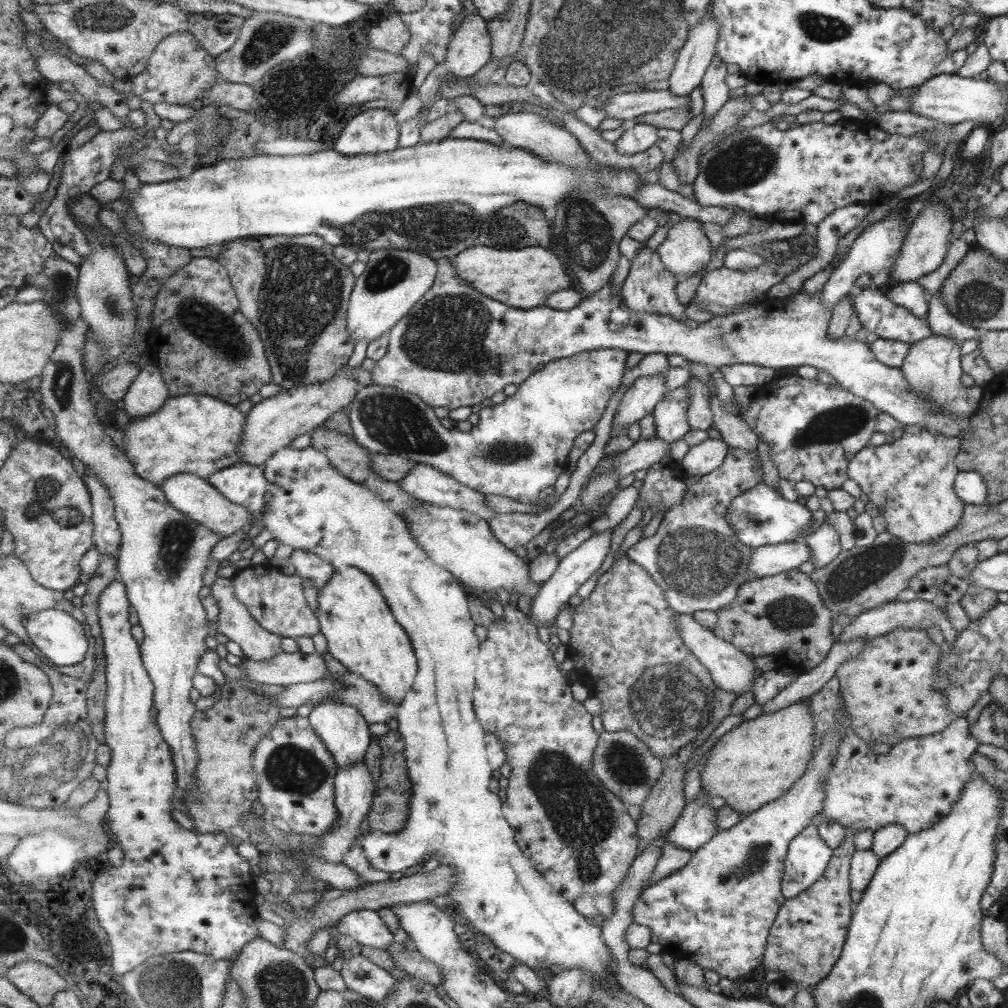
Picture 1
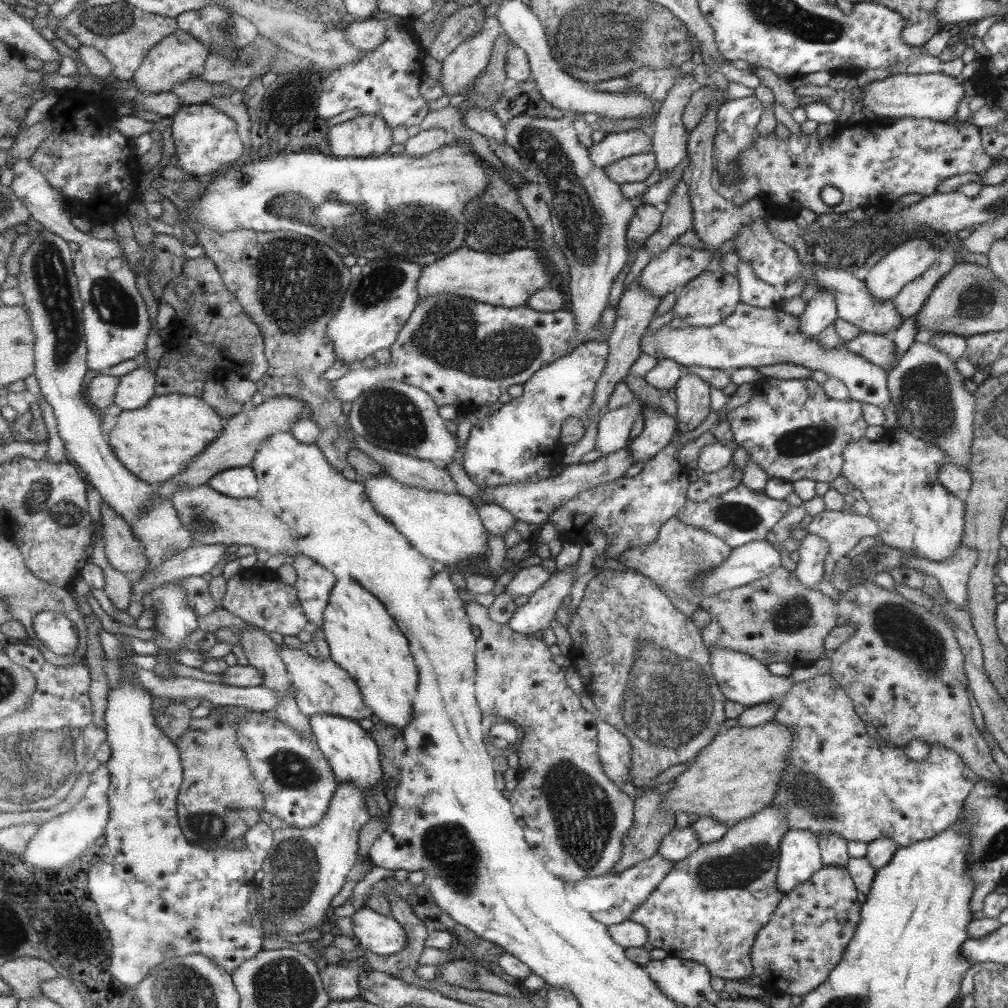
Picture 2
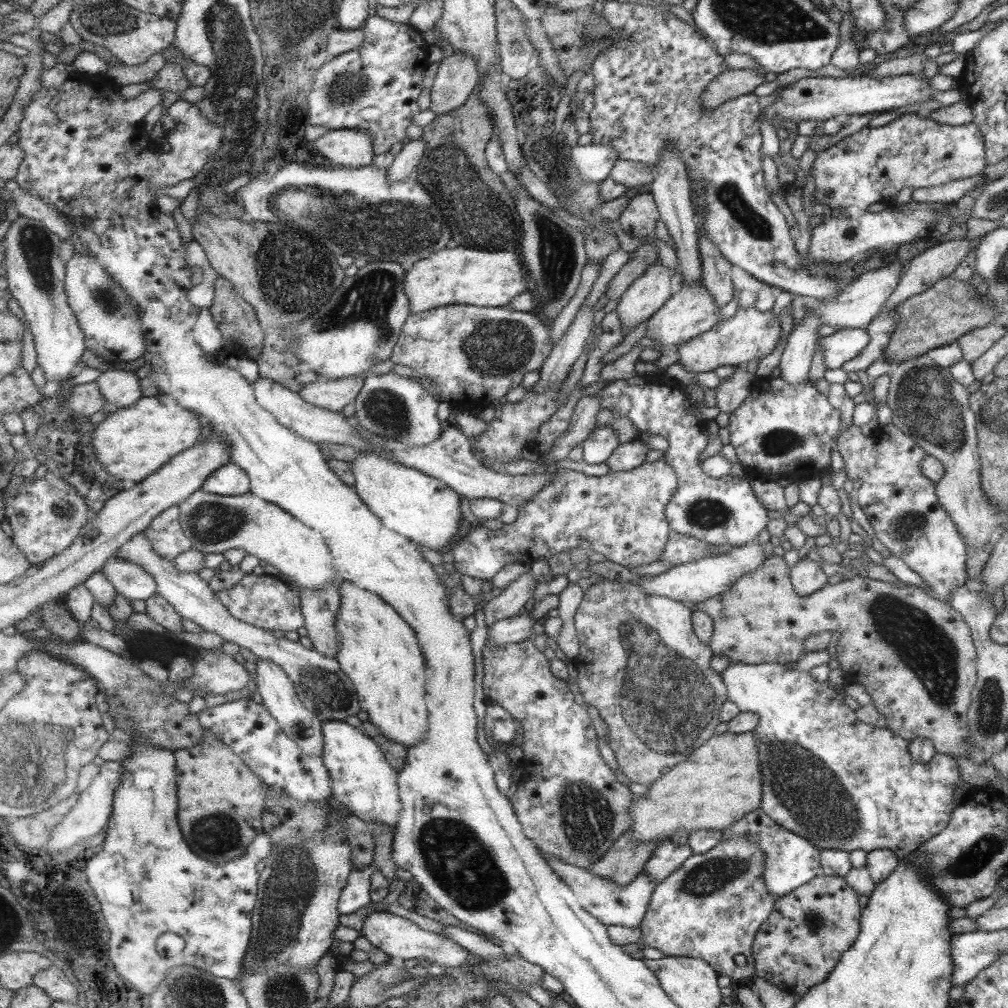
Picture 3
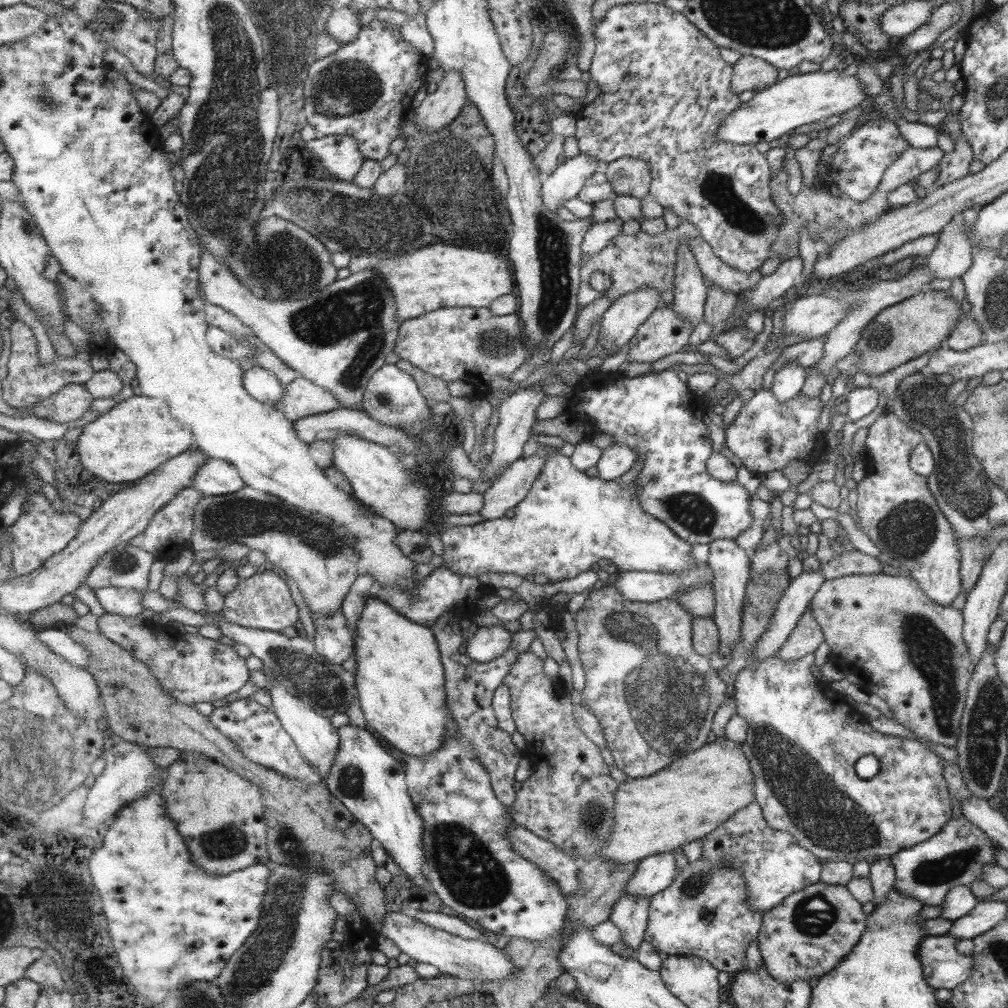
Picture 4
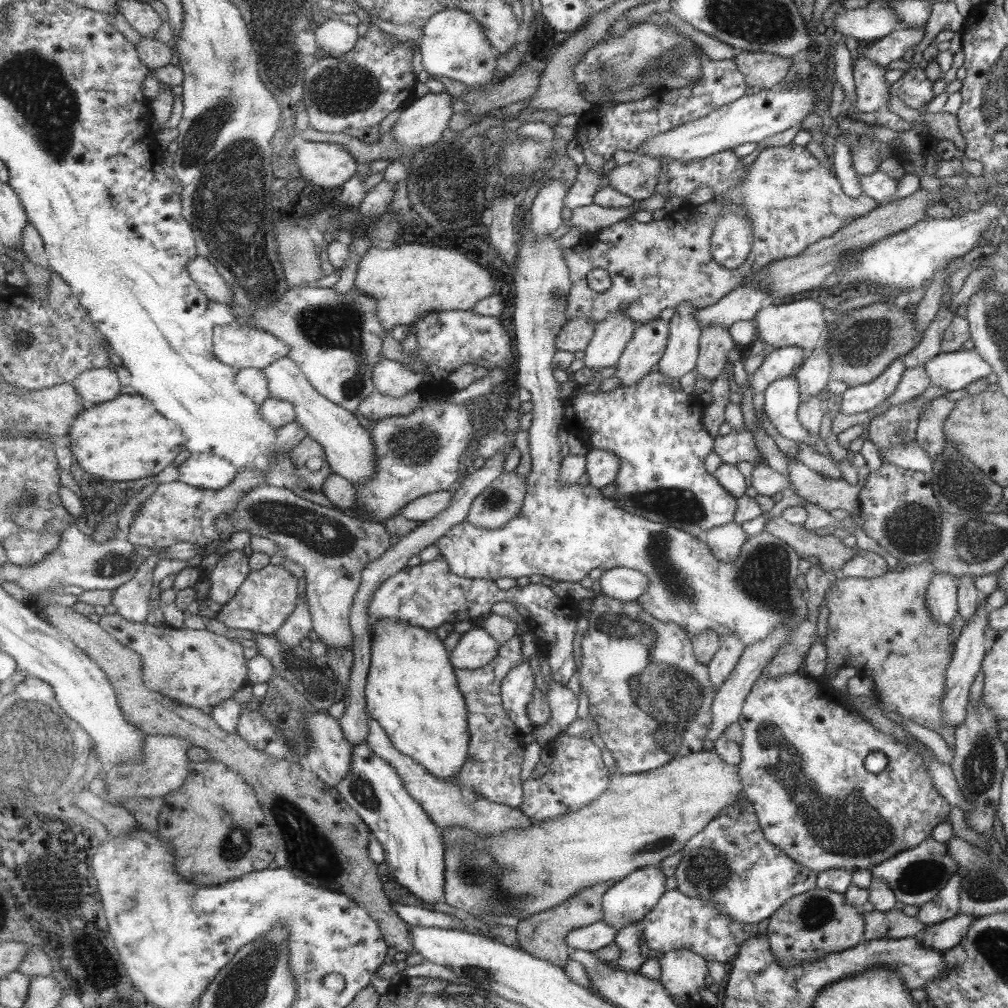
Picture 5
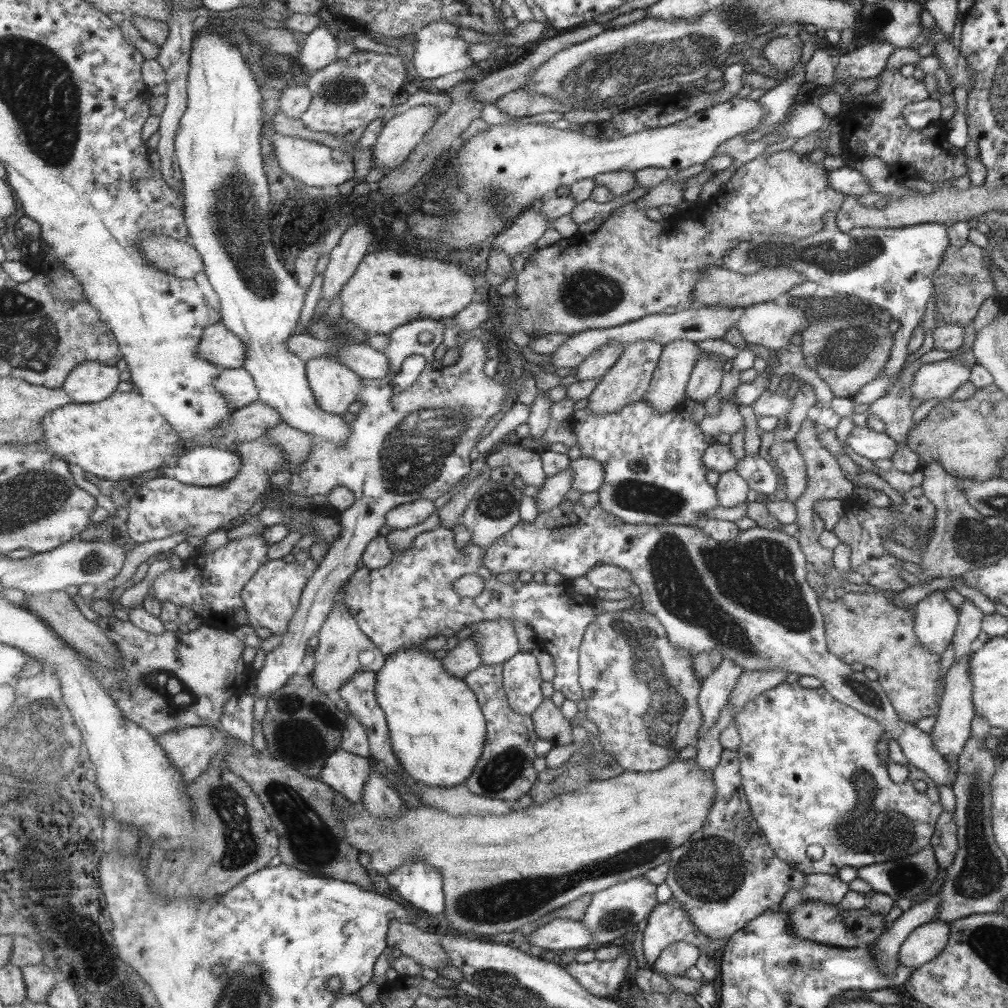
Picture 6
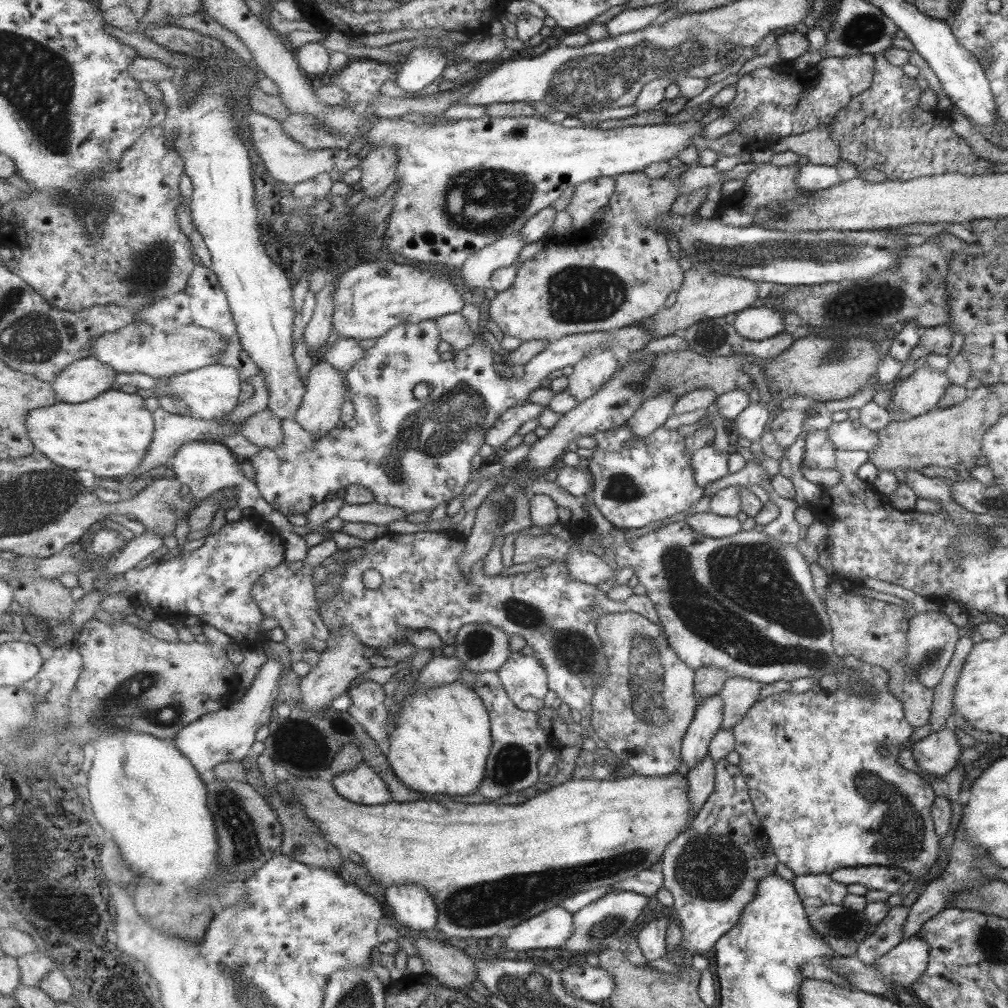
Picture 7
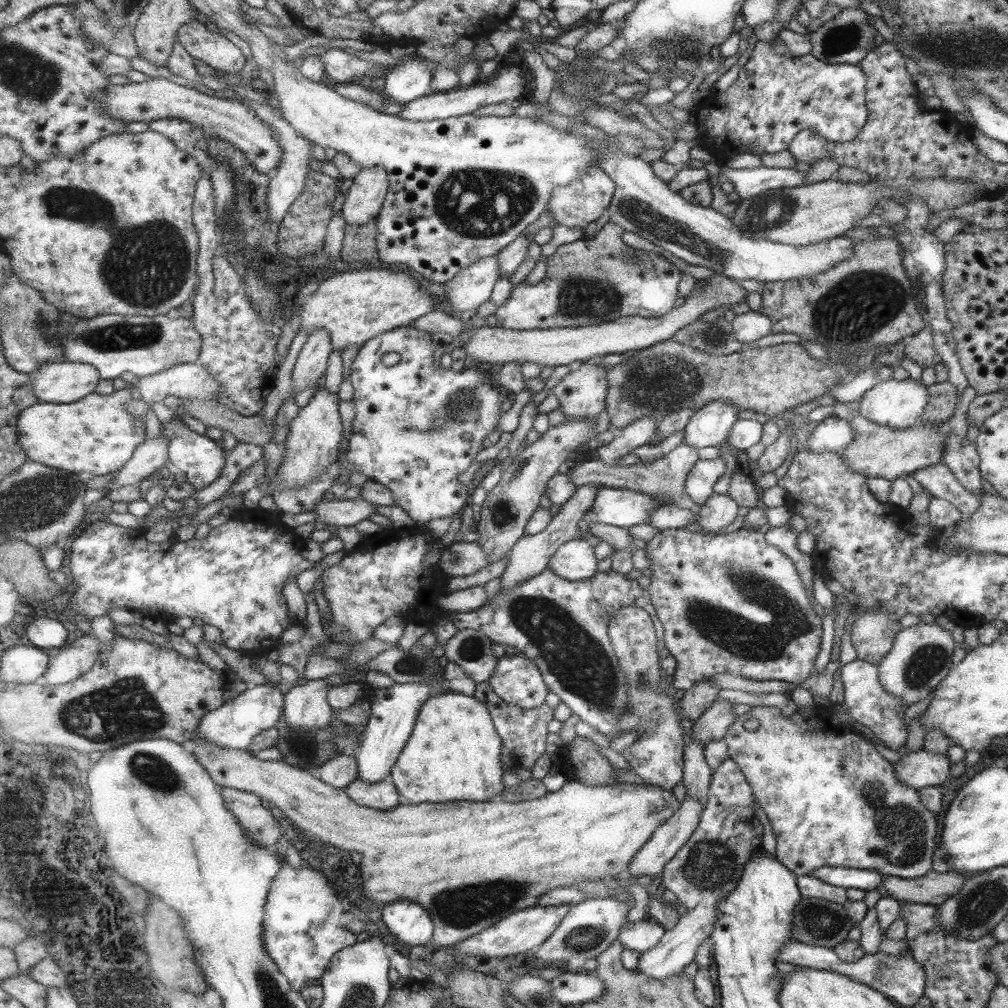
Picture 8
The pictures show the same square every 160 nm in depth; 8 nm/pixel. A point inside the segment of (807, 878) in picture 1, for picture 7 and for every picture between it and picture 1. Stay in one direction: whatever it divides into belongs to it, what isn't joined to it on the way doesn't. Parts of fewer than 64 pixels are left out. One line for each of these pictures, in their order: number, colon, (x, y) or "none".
2: (800, 858)
3: (791, 861)
4: (774, 866)
5: (730, 862)
6: (725, 874)
7: (712, 869)

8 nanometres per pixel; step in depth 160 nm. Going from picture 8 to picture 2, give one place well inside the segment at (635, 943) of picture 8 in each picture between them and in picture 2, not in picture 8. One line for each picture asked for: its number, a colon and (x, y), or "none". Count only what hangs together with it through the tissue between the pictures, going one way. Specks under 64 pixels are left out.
2: (709, 908)
3: (711, 907)
4: (704, 912)
5: (676, 921)
6: (667, 923)
7: (651, 939)

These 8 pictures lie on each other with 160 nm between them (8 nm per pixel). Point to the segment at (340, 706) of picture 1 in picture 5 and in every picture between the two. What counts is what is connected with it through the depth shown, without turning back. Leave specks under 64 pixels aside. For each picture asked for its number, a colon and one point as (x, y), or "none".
2: (355, 756)
3: (363, 779)
4: (372, 783)
5: (414, 849)

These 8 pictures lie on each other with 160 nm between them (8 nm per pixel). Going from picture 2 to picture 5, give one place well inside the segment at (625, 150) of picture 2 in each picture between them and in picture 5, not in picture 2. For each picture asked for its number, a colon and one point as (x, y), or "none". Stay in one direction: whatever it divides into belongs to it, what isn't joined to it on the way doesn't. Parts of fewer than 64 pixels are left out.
3: (594, 161)
4: (569, 178)
5: (547, 209)

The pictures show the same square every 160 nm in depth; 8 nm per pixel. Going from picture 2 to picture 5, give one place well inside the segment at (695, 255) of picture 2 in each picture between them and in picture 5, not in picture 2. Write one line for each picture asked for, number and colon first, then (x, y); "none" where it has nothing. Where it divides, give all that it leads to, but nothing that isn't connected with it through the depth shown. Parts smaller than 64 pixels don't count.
3: (645, 295)
4: (618, 324)
5: (610, 336)

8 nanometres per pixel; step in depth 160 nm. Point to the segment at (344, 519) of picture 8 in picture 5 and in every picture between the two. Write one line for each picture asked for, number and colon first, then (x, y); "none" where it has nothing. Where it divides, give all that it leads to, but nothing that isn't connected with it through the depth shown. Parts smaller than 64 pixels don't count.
5: (428, 507)
6: (411, 514)
7: (382, 515)

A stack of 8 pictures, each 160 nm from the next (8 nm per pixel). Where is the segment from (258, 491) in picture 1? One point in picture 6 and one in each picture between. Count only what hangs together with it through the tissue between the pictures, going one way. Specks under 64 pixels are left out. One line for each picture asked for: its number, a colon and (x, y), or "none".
2: (240, 483)
3: (232, 480)
4: (218, 477)
5: (209, 471)
6: (208, 466)

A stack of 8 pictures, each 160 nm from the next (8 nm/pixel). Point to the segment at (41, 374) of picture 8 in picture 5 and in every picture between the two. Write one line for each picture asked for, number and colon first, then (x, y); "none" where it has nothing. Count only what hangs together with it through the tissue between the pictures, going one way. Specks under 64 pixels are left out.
5: (99, 385)
6: (92, 382)
7: (86, 379)

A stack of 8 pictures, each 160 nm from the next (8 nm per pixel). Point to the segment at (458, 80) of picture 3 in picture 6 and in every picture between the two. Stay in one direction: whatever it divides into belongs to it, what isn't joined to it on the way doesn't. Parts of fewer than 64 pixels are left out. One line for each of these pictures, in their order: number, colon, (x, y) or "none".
4: (438, 110)
5: (422, 123)
6: (401, 135)

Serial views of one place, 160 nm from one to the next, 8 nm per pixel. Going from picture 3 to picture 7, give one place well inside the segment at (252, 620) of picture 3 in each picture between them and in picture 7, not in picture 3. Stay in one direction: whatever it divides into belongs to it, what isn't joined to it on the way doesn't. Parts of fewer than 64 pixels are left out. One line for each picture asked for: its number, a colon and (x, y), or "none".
4: (264, 601)
5: (269, 597)
6: (272, 597)
7: (289, 597)

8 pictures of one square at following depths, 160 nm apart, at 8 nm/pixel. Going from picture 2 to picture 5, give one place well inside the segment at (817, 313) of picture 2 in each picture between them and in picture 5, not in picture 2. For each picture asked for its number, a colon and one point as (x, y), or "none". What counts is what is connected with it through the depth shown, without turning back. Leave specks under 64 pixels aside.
3: (796, 357)
4: (788, 379)
5: (781, 397)

